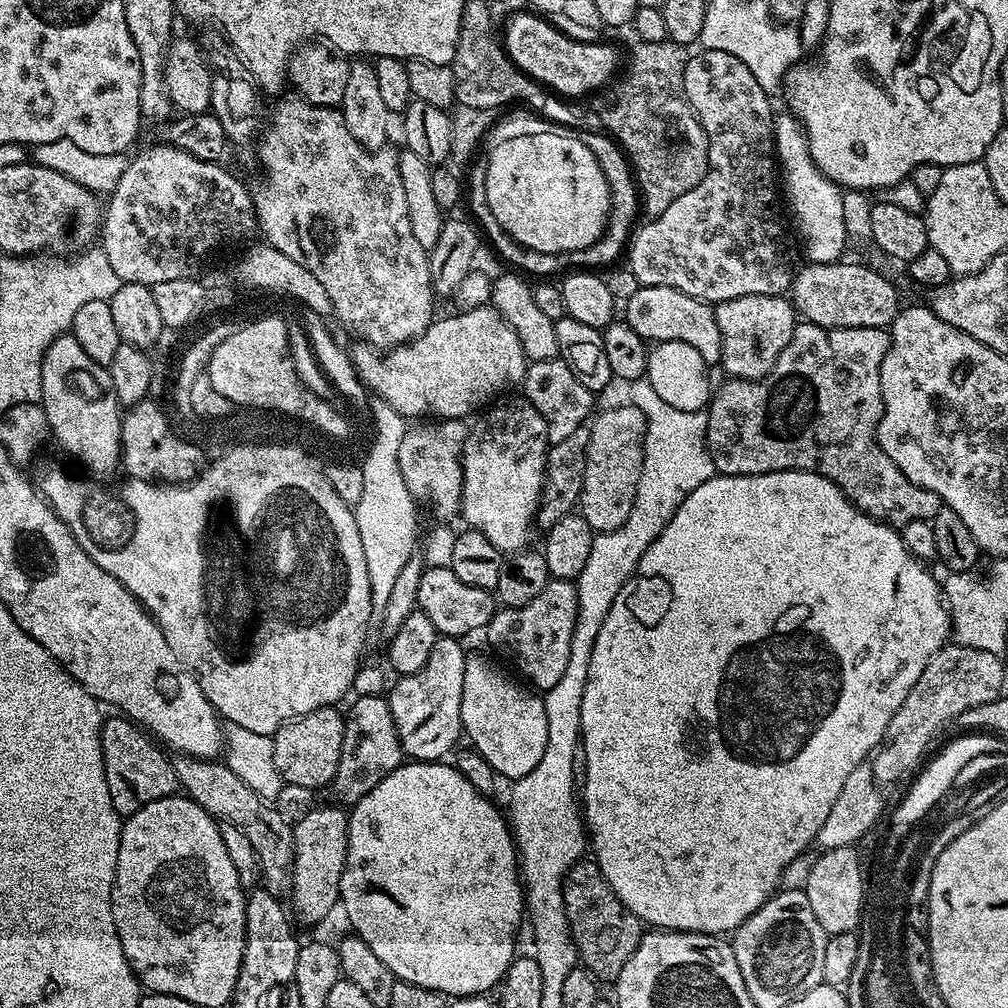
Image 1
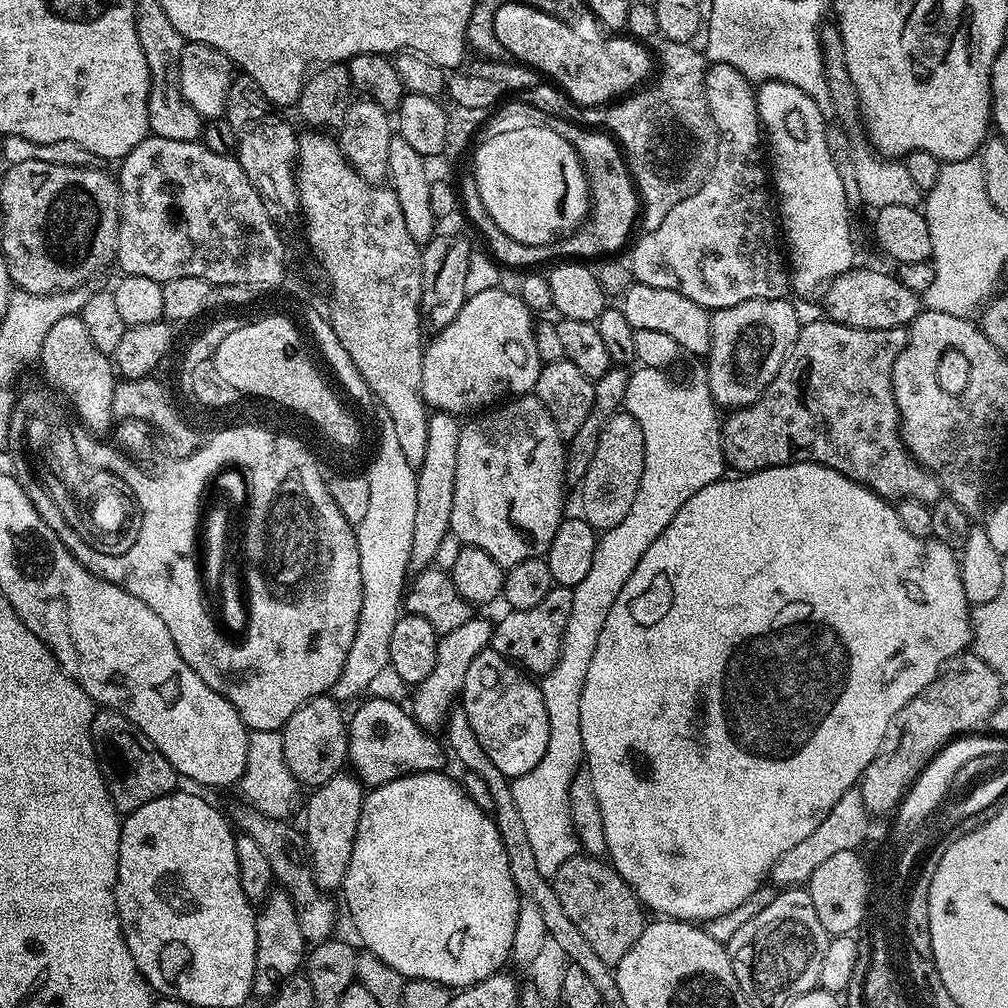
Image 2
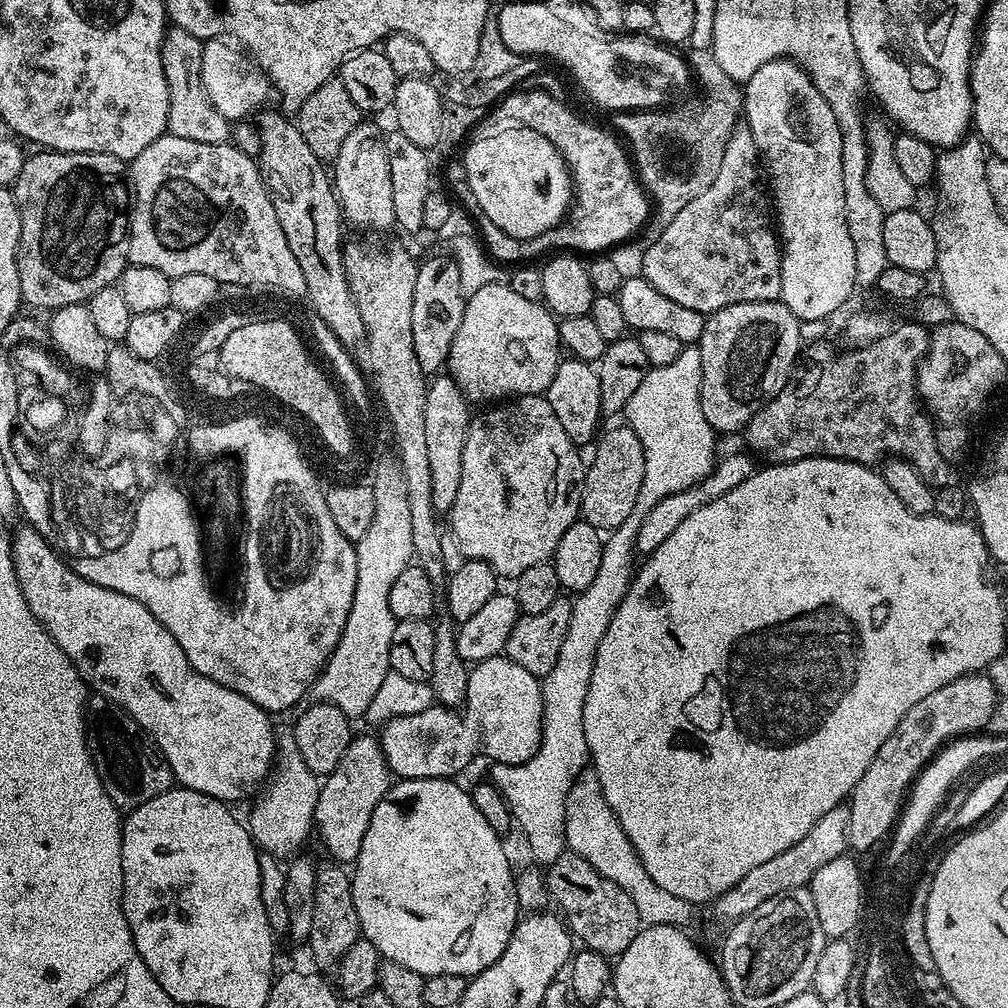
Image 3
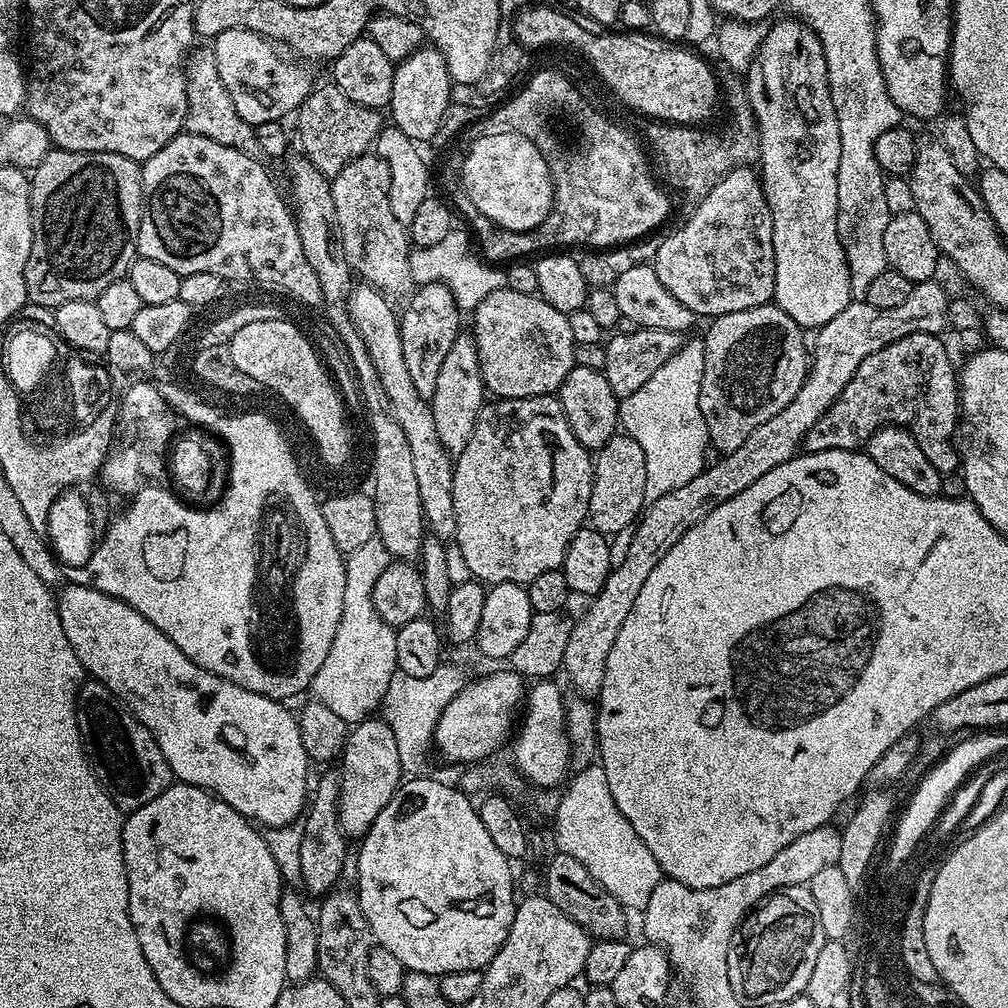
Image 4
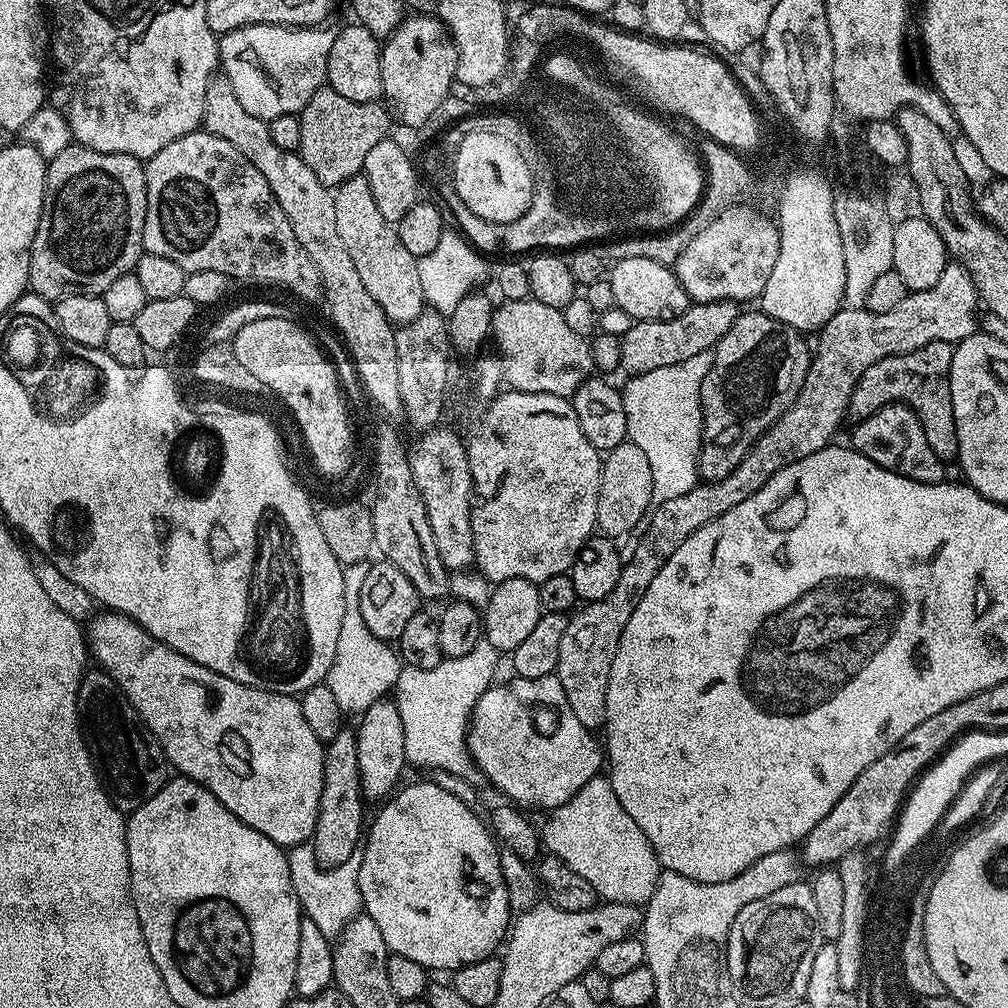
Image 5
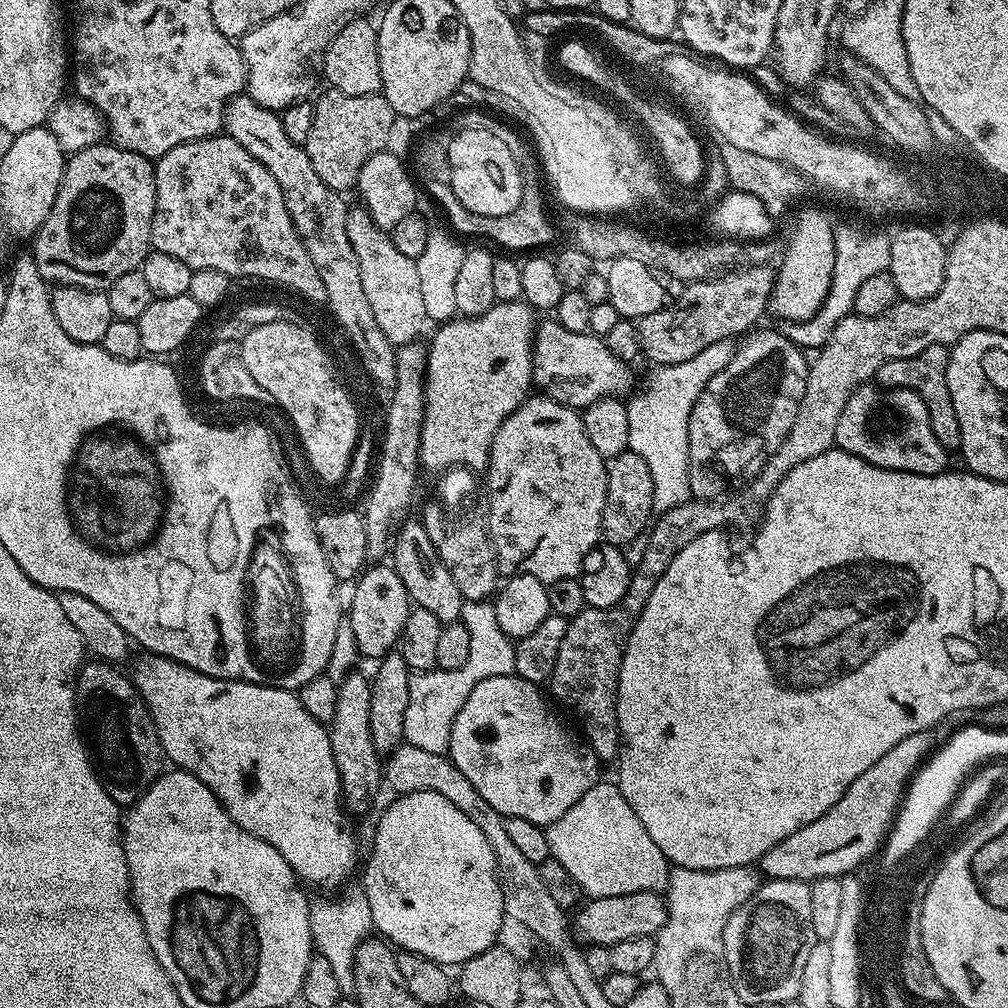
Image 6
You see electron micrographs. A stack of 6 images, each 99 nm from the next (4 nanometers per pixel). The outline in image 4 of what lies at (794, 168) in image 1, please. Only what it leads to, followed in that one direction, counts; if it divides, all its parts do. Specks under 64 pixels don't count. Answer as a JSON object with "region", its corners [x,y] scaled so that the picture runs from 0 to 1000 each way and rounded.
{"region":[[[781,18],[774,20],[765,29],[759,31],[758,41],[754,43],[754,51],[750,53],[750,59],[742,66],[740,72],[740,82],[742,84],[742,96],[744,105],[750,114],[750,124],[754,130],[754,150],[752,152],[753,174],[756,176],[758,185],[758,195],[764,204],[766,213],[766,223],[768,224],[768,260],[770,261],[770,293],[768,301],[771,302],[788,319],[793,321],[795,326],[813,327],[816,321],[823,319],[827,312],[835,312],[835,308],[846,297],[845,285],[843,284],[843,272],[841,271],[841,261],[835,240],[831,236],[831,224],[829,223],[829,213],[831,212],[831,157],[835,154],[835,141],[833,140],[833,130],[831,129],[831,117],[827,109],[827,101],[823,93],[821,84],[821,66],[819,65],[819,54],[815,50],[815,42],[807,28],[802,27],[793,18]]]}

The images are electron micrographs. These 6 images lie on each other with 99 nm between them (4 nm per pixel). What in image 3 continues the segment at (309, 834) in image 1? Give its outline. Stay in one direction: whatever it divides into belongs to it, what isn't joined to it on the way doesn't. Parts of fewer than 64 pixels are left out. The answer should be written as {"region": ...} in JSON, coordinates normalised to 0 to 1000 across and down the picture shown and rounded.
{"region":[[[350,729],[347,740],[343,740],[343,748],[339,748],[339,756],[335,756],[333,763],[326,770],[320,771],[315,788],[314,802],[312,816],[312,825],[317,828],[321,841],[330,849],[333,855],[352,855],[359,843],[359,831],[363,831],[363,819],[367,819],[367,812],[371,808],[371,800],[379,796],[387,781],[387,765],[380,742],[372,729]]]}

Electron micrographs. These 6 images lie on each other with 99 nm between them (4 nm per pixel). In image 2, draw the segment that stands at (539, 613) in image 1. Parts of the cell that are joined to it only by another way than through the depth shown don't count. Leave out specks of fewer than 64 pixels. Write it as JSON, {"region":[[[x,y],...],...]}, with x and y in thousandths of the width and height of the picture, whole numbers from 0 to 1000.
{"region":[[[550,581],[534,600],[524,605],[501,606],[501,611],[496,616],[491,616],[486,643],[515,661],[520,667],[533,667],[533,672],[540,672],[554,657],[566,600],[567,584]]]}

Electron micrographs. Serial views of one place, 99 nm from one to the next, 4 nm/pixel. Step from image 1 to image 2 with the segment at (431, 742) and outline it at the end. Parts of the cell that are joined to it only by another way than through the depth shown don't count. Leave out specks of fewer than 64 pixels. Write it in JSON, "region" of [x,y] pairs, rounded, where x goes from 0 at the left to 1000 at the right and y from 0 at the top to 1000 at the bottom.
{"region":[[[469,613],[462,617],[462,621],[454,621],[454,625],[446,625],[446,629],[436,632],[431,665],[428,665],[418,679],[412,680],[407,690],[407,695],[409,694],[407,707],[418,721],[433,724],[443,715],[444,707],[448,705],[459,685],[459,677],[462,675],[462,665],[465,664],[466,657],[469,657],[471,651],[488,638],[489,622],[487,614],[484,616]]]}

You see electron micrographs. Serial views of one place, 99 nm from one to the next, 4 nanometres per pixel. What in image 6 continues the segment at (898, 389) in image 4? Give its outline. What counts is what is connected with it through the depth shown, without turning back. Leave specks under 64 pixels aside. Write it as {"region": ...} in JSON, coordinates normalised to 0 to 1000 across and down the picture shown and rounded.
{"region":[[[928,341],[919,343],[919,347],[903,355],[887,355],[887,359],[871,363],[867,377],[870,382],[878,385],[902,385],[910,389],[915,399],[919,399],[919,407],[923,411],[923,423],[927,423],[927,435],[931,435],[931,438],[935,438],[937,444],[943,446],[951,445],[954,438],[954,423],[950,423],[946,395],[942,395],[942,383],[938,379],[941,348],[941,342]]]}

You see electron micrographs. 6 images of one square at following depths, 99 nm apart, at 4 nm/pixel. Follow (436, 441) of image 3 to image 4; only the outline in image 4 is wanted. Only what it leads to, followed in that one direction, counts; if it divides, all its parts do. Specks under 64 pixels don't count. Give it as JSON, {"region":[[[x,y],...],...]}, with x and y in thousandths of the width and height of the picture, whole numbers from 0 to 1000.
{"region":[[[457,331],[450,335],[450,343],[446,343],[438,364],[435,366],[435,379],[431,382],[427,400],[431,411],[431,424],[435,427],[435,435],[438,435],[438,442],[445,452],[456,452],[458,446],[462,446],[462,438],[466,438],[466,431],[470,431],[474,411],[482,400],[482,386],[476,370],[472,339],[467,332]]]}

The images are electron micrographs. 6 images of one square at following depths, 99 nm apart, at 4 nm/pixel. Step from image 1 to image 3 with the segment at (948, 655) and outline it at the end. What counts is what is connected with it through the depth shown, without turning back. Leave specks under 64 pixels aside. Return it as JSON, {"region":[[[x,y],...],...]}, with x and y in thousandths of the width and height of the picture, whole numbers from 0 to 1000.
{"region":[[[965,669],[946,673],[946,677],[935,681],[935,685],[927,685],[927,688],[919,688],[919,692],[915,692],[915,696],[903,700],[903,704],[899,704],[899,712],[895,712],[895,716],[891,716],[887,728],[883,728],[883,732],[879,732],[879,736],[875,736],[871,748],[867,748],[867,756],[863,756],[859,768],[855,768],[855,772],[851,772],[844,791],[840,795],[839,800],[843,804],[842,842],[850,841],[853,847],[868,842],[872,838],[869,836],[888,822],[899,797],[899,791],[902,789],[905,779],[909,777],[909,771],[921,759],[921,755],[941,736],[959,731],[961,728],[971,727],[973,725],[971,722],[976,722],[983,716],[984,709],[988,706],[988,697],[990,697],[990,691],[984,674],[979,669]]]}

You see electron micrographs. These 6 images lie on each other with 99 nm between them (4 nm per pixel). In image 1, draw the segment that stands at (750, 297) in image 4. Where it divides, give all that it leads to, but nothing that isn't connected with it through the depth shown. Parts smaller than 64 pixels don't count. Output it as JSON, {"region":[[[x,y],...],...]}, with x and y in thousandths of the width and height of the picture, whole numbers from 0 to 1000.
{"region":[[[703,48],[691,53],[684,55],[679,67],[679,97],[702,134],[702,172],[688,188],[669,196],[657,212],[628,229],[621,246],[622,265],[637,284],[665,284],[707,304],[737,294],[778,294],[786,284],[788,263],[782,259],[778,226],[770,211],[772,160],[763,92],[752,85],[748,73],[728,54]]]}

